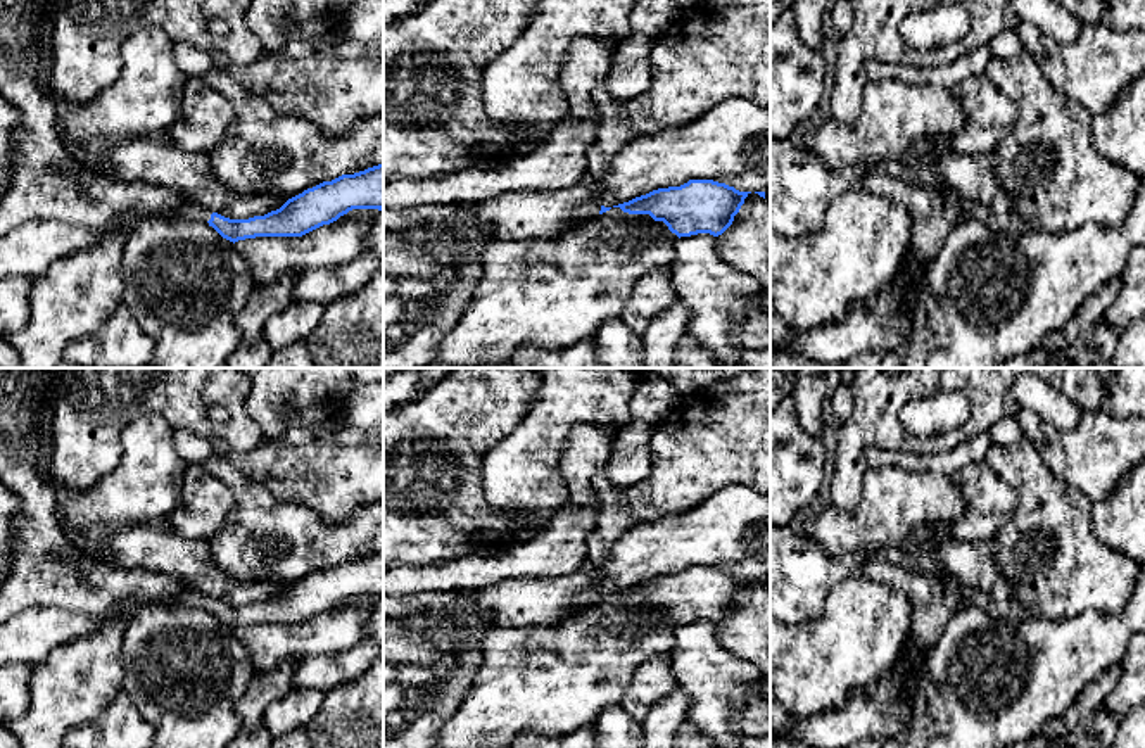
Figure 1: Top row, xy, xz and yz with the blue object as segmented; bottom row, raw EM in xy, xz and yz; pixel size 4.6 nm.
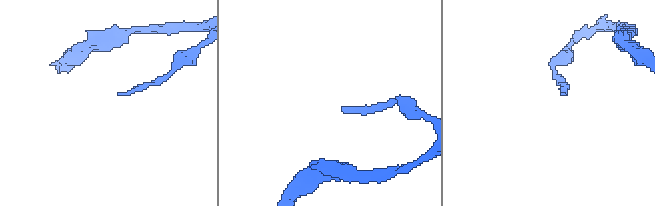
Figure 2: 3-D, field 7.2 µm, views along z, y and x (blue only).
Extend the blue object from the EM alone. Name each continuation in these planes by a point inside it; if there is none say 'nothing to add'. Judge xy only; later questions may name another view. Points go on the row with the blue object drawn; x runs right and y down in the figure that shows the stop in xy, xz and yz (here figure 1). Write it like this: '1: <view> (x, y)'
1: xy (189, 211)

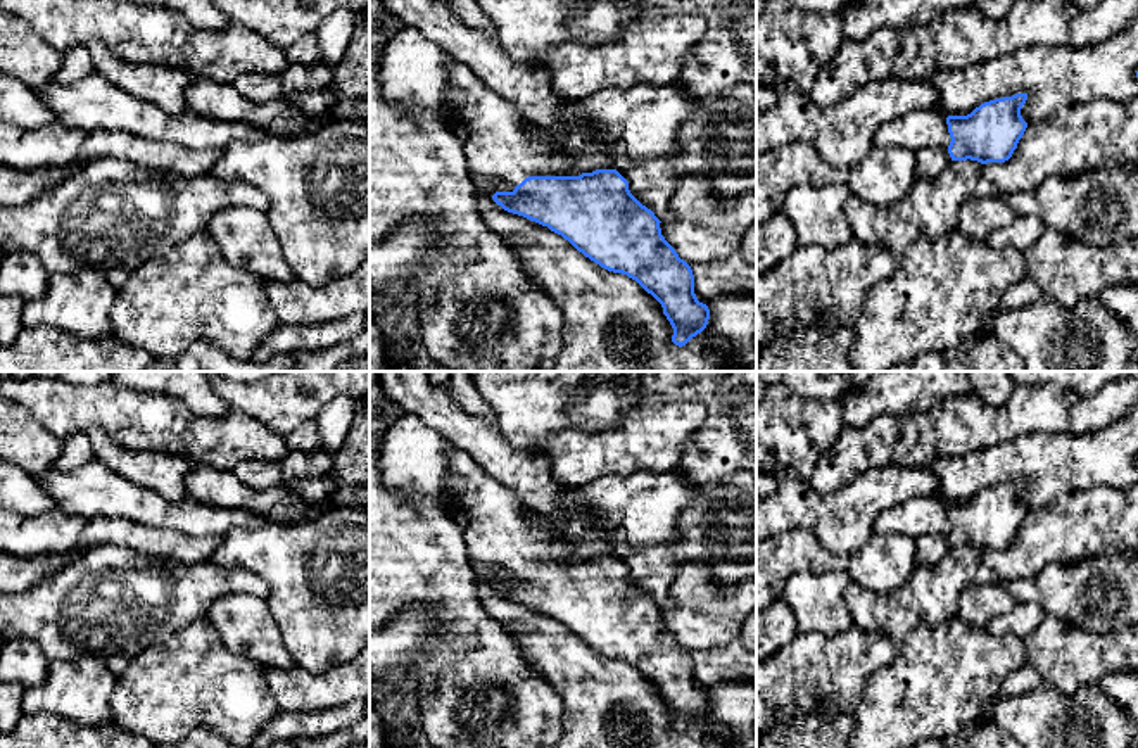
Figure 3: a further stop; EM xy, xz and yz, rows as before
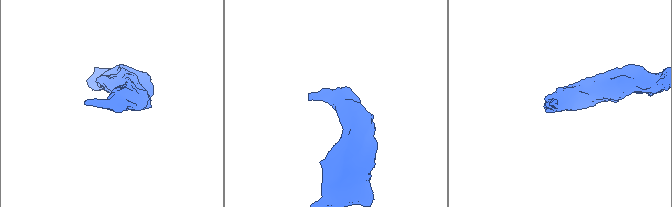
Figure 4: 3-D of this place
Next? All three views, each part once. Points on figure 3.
1: xz (499, 144)

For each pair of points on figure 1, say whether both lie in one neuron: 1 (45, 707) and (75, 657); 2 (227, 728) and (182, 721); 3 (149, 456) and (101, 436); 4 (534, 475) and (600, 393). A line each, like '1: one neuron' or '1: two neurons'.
1: one neuron
2: one neuron
3: two neurons
4: one neuron

